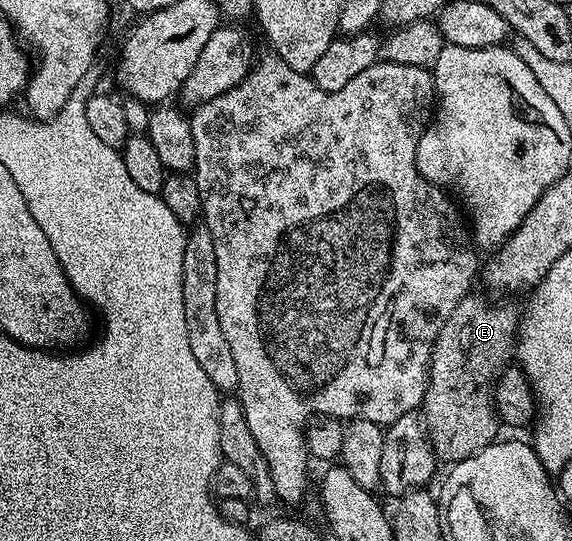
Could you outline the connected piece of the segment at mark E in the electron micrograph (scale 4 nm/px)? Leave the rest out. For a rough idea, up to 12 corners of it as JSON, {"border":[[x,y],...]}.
{"border":[[463,298],[431,349],[421,417],[436,459],[501,430],[493,383],[520,311]]}

